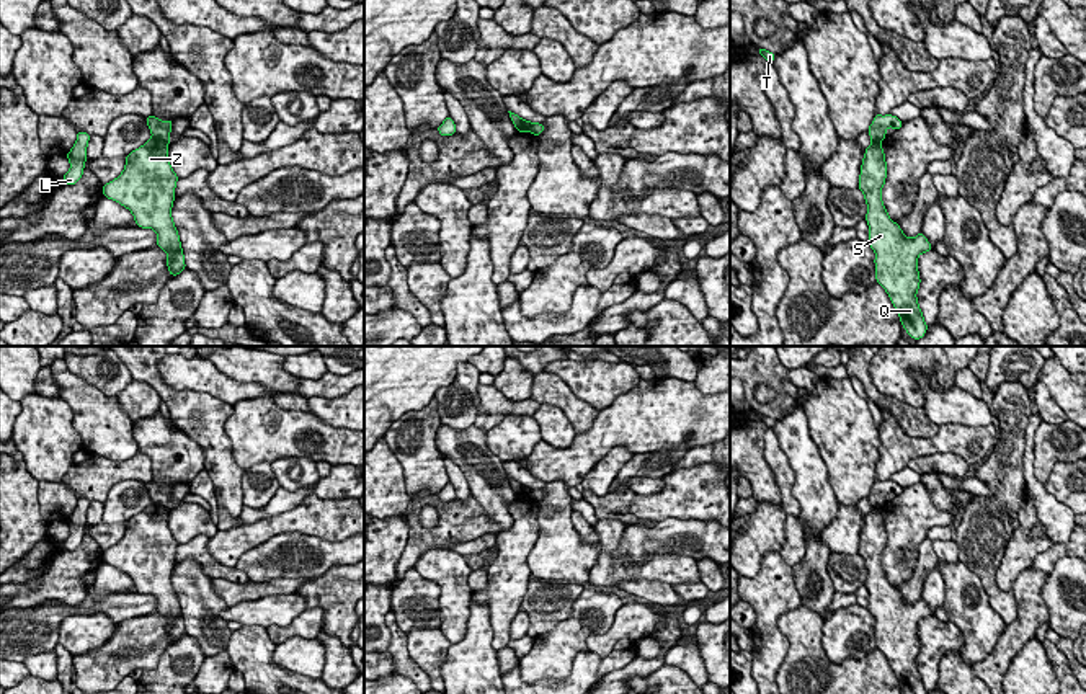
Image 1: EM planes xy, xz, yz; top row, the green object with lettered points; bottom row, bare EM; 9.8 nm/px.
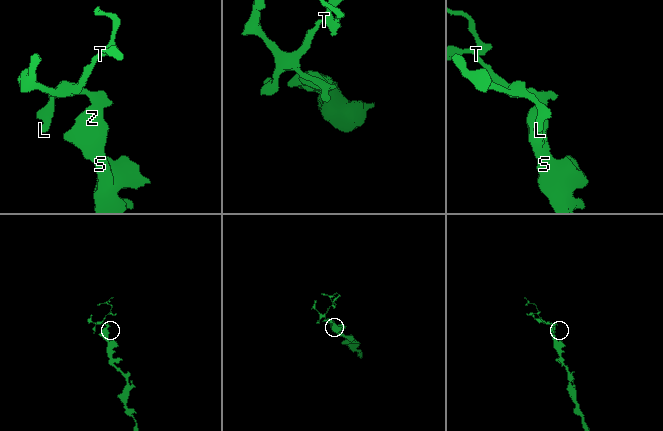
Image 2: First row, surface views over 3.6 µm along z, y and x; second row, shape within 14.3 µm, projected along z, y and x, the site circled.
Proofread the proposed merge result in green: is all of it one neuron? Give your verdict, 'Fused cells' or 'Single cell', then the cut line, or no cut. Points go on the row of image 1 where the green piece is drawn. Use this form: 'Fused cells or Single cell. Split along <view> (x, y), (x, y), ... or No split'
Fused cells. Split along xy (152, 136), (165, 142)

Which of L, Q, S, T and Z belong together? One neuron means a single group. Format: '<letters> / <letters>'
L T / Q S Z

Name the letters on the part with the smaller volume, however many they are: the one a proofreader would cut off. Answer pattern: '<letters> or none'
L, T

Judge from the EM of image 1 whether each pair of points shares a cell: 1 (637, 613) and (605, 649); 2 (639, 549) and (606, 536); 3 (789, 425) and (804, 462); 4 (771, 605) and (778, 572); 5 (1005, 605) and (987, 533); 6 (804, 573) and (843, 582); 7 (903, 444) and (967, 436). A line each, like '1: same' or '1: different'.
1: same
2: different
3: same
4: same
5: same
6: different
7: same

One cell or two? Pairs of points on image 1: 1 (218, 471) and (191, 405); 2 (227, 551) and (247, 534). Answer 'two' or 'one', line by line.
1: one
2: one

